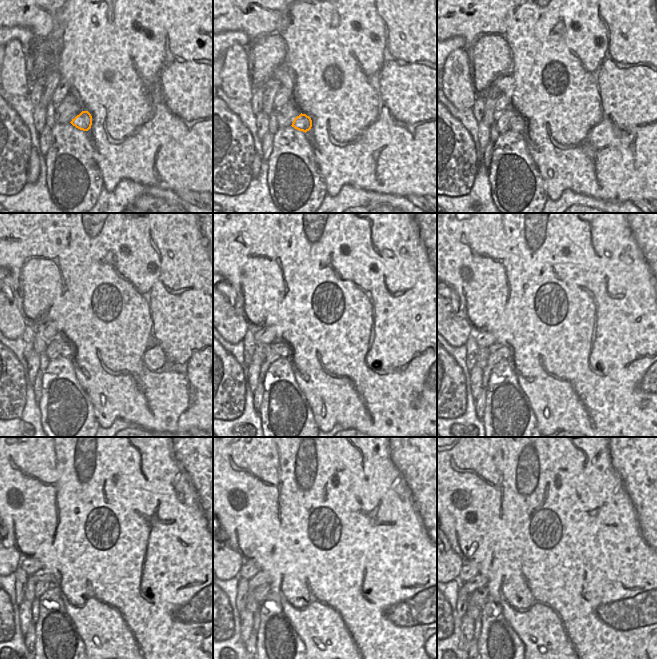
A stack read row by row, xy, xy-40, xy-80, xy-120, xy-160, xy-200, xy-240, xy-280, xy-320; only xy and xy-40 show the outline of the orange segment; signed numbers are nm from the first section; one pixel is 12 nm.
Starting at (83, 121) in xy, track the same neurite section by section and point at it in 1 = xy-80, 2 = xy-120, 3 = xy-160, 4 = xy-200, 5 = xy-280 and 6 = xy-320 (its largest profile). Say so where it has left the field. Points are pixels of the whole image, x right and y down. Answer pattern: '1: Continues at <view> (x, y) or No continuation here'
1: Continues at xy-80 (518, 124)
2: Continues at xy-120 (68, 349)
3: Continues at xy-160 (283, 349)
4: Continues at xy-200 (496, 348)
5: Continues at xy-280 (261, 577)
6: Continues at xy-320 (478, 581).

